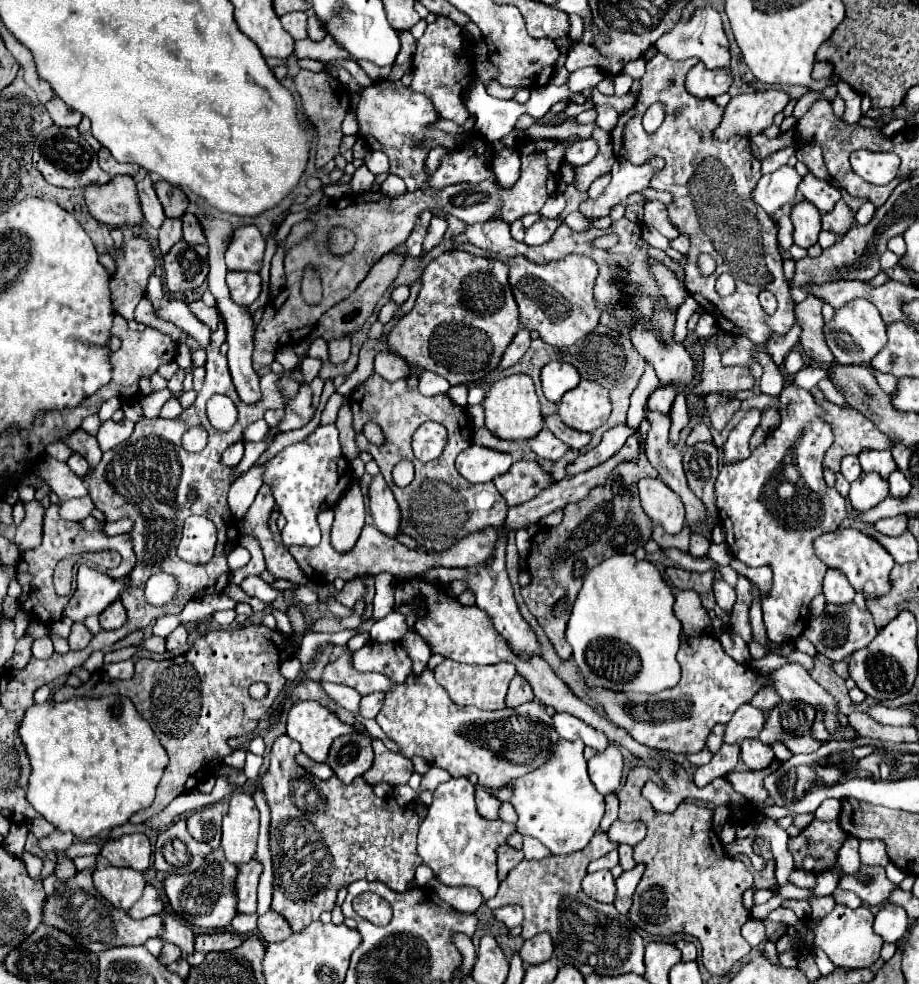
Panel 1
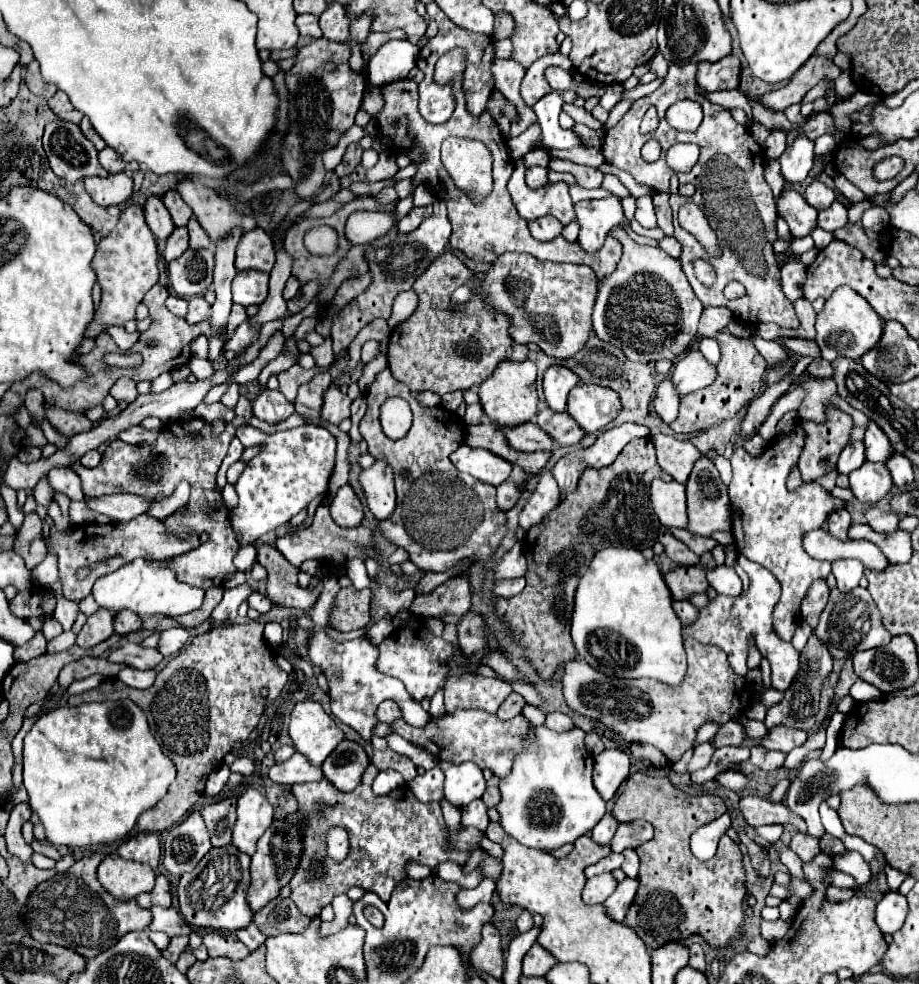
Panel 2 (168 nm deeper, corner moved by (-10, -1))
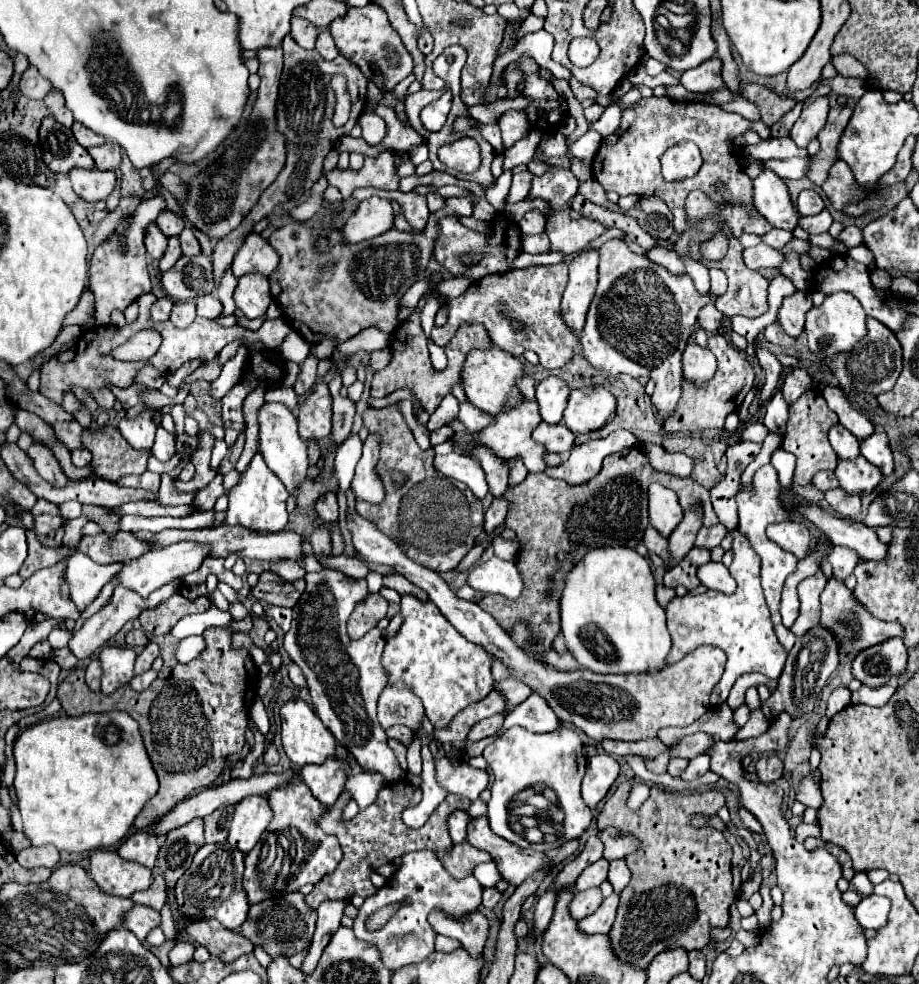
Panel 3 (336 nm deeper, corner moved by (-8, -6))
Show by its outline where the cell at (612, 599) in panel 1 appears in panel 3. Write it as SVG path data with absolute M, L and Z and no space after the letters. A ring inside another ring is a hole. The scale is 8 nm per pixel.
M615 546L615 548L593 548L589 550L577 564L573 564L573 568L565 574L565 586L563 586L563 592L561 592L561 598L559 598L559 612L561 612L561 630L565 634L565 642L567 642L567 650L571 654L575 654L577 662L593 672L599 672L599 674L643 674L643 672L659 672L663 666L665 666L665 658L667 658L667 652L671 650L671 638L669 638L669 632L667 632L667 626L665 626L665 610L657 604L655 600L655 580L653 580L653 572L651 572L651 566L647 562L647 558L639 556L635 550L627 548L627 546Z

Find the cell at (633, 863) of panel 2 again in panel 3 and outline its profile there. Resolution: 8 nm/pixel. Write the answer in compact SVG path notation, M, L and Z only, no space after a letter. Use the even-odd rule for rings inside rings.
M611 860L609 862L609 874L607 874L607 880L611 882L613 886L613 892L621 892L625 888L625 884L629 882L631 878L631 872L627 870L627 864L623 860Z

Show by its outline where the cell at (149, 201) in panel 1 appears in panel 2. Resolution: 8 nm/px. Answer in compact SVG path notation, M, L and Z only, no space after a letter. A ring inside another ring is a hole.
M149 195L147 197L145 221L151 227L151 231L157 237L157 241L165 241L173 233L173 229L175 229L173 221L171 221L169 209L165 209L165 203L157 195Z

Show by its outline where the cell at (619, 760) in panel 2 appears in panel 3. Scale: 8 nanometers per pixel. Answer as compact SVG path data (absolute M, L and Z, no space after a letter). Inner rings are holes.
M597 754L589 758L587 772L581 784L581 796L591 810L605 798L607 790L611 788L617 776L619 776L619 764L613 756Z

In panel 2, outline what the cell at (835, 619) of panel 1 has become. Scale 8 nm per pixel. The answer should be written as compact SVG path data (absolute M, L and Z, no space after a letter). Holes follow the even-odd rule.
M857 587L849 593L839 593L839 589L833 589L829 595L829 603L819 617L819 625L815 627L815 635L829 649L833 659L847 659L849 655L857 651L867 651L873 647L889 645L891 641L889 631L885 631L885 627L881 625L881 615L869 591L863 587Z

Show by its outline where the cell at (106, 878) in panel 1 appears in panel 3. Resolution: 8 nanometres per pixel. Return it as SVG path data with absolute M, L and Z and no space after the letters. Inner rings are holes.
M95 850L91 854L91 878L95 884L111 894L131 898L137 890L147 890L151 884L151 870L133 860L123 860L113 850Z

